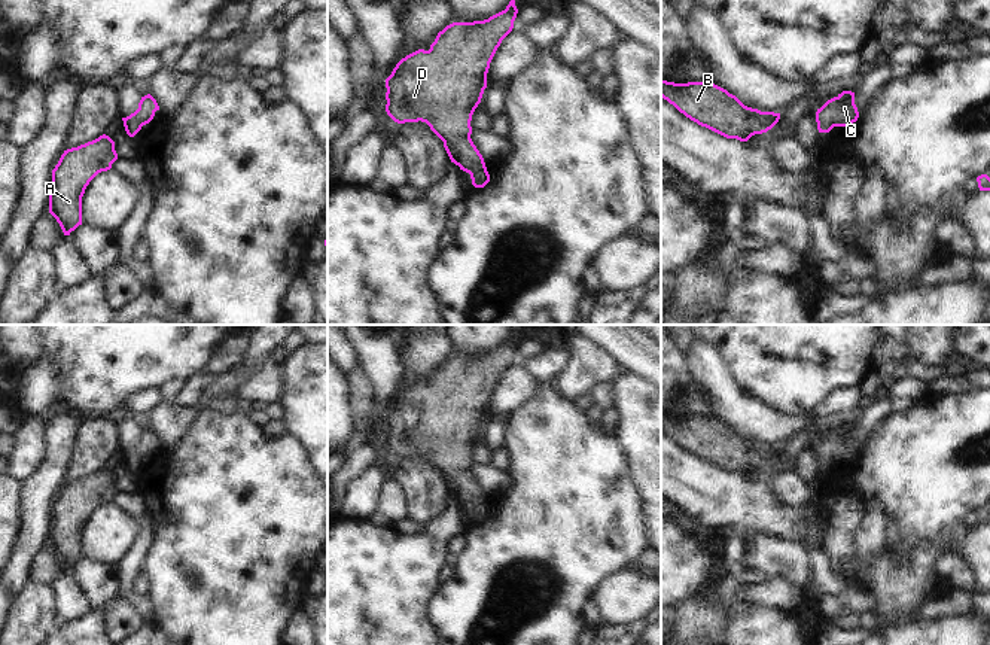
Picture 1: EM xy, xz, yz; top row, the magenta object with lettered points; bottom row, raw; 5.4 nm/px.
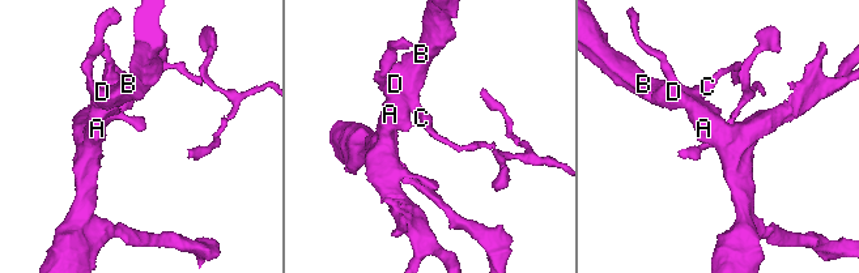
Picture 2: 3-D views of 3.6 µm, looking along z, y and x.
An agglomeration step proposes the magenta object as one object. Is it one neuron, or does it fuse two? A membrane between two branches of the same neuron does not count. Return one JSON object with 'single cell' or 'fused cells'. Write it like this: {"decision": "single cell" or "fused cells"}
{"decision": "single cell"}

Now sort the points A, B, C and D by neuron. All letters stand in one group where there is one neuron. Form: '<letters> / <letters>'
A B C D

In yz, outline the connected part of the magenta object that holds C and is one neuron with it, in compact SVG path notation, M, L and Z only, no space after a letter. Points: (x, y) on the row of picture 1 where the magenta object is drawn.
M843 91L816 112L819 133L829 133L834 127L850 127L858 118L859 112L852 91Z

